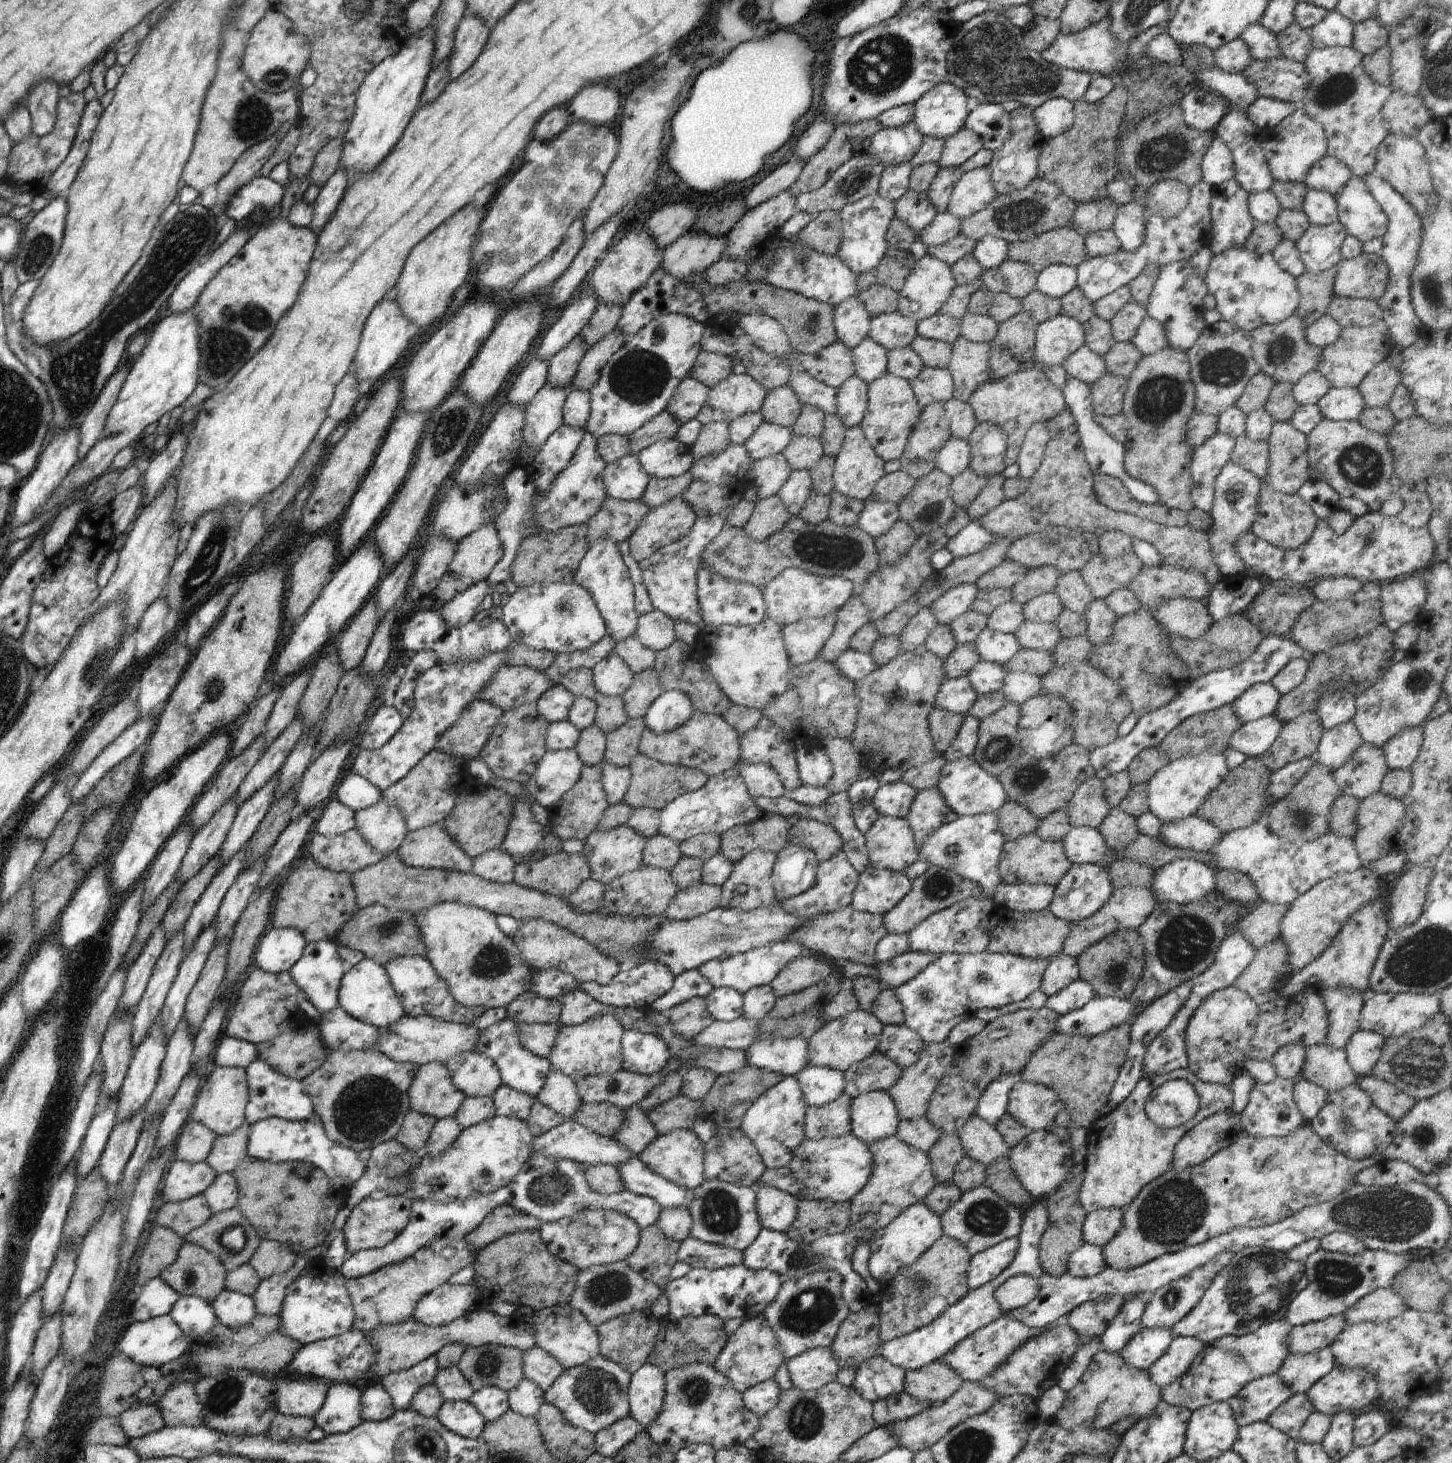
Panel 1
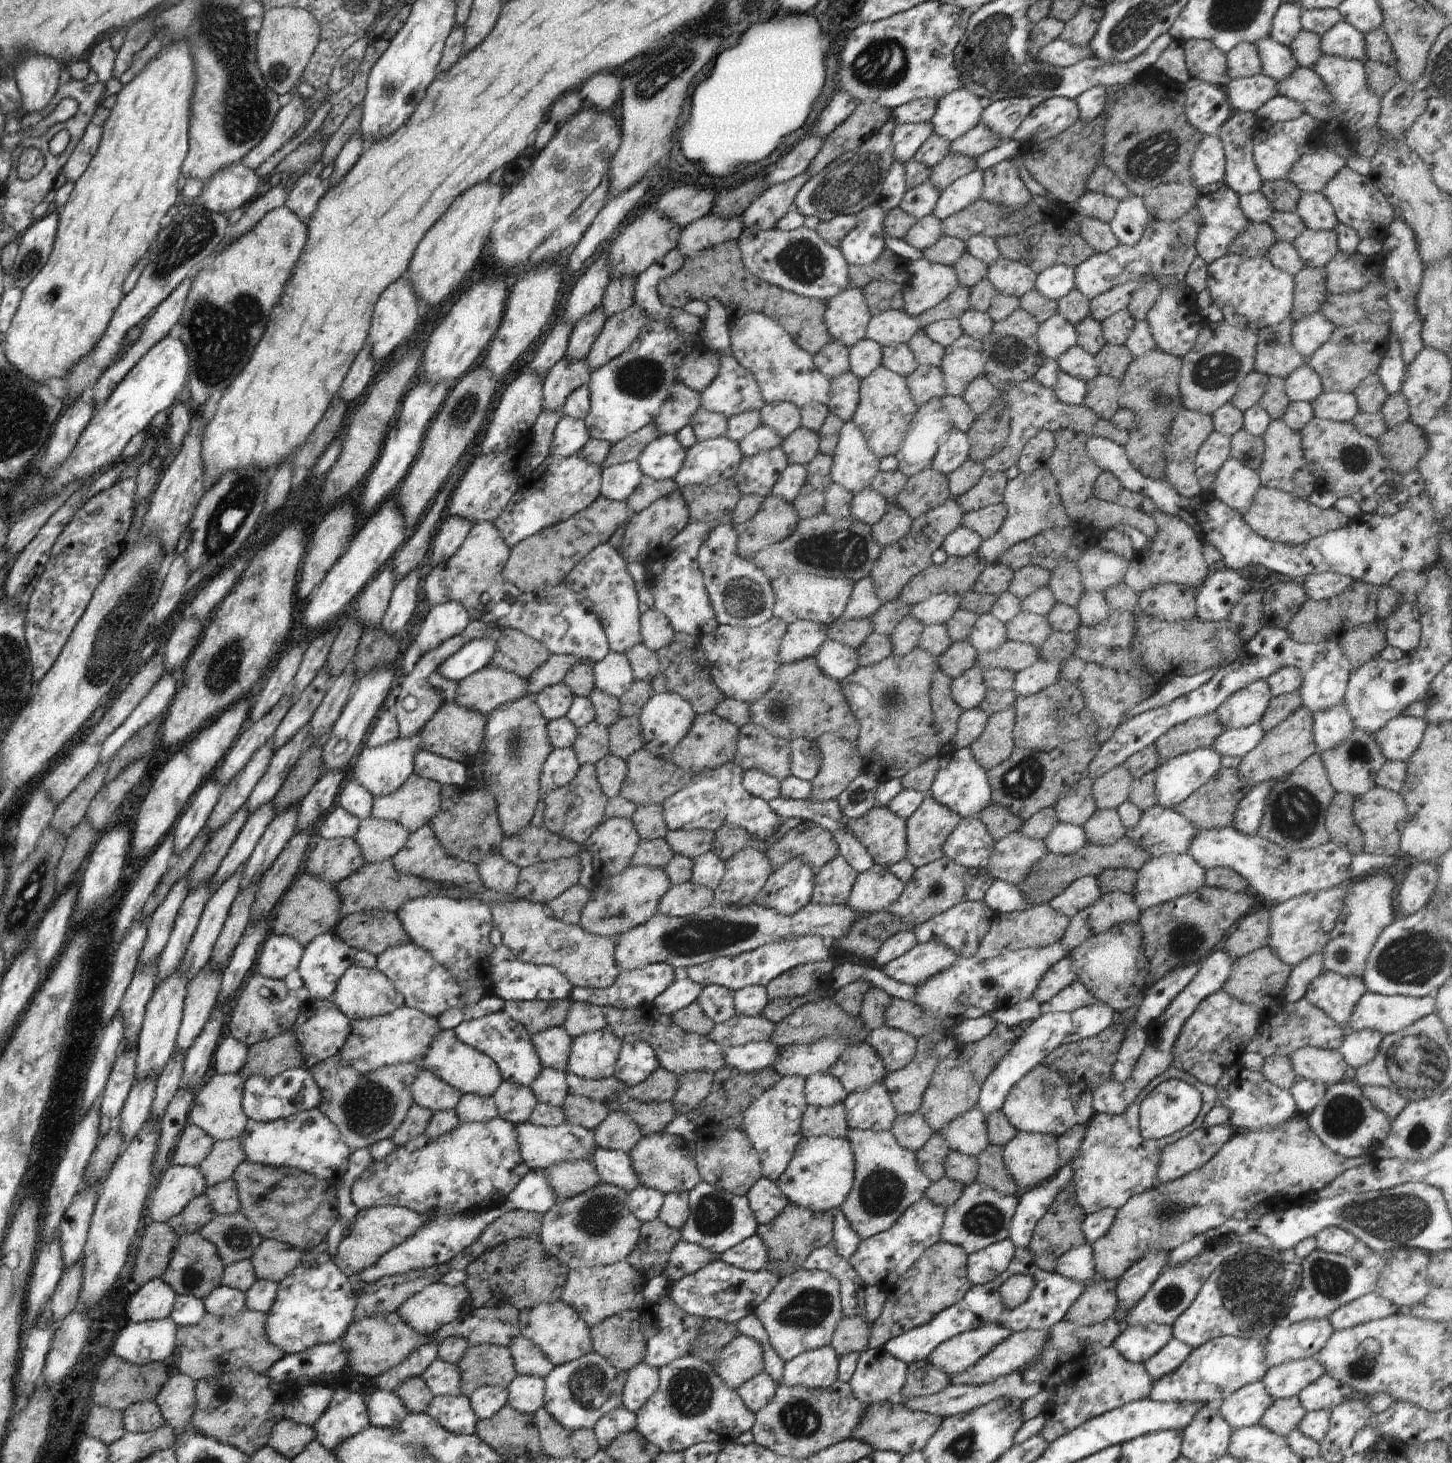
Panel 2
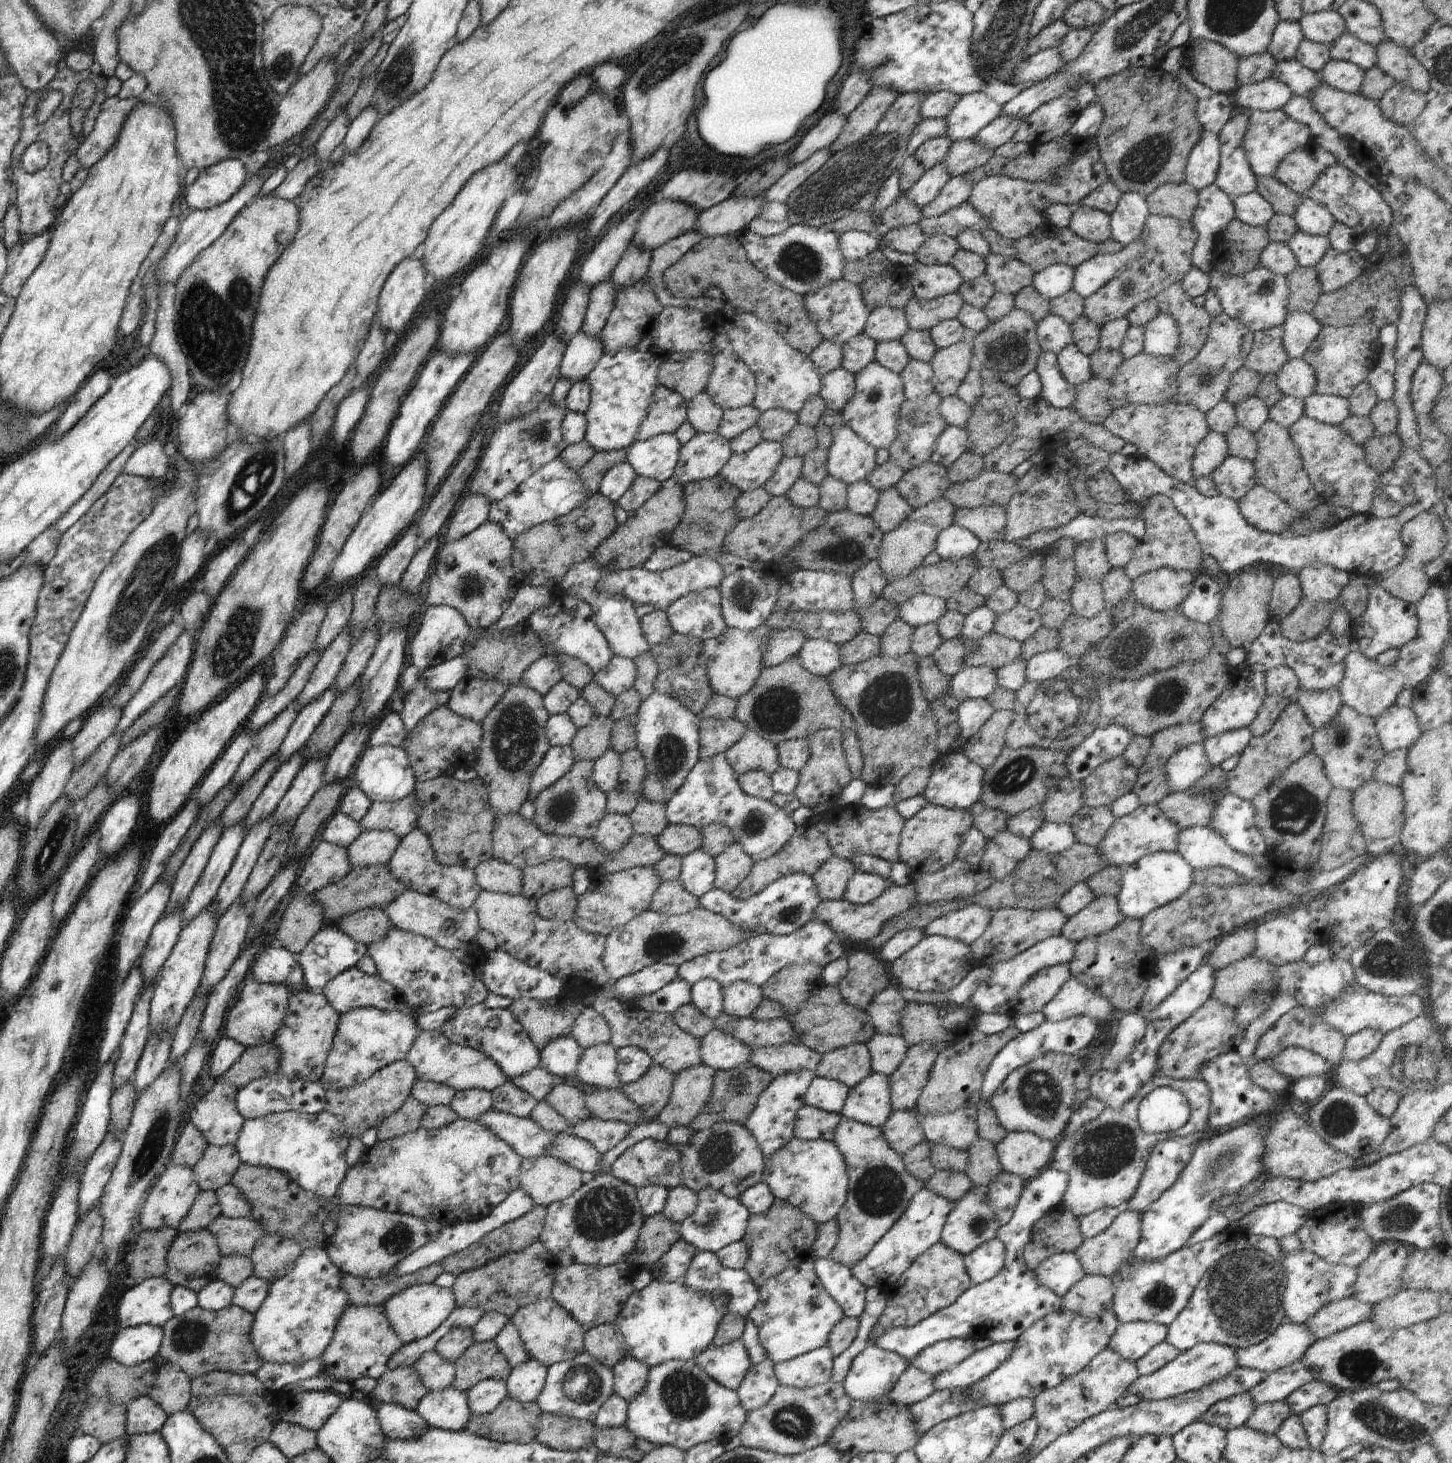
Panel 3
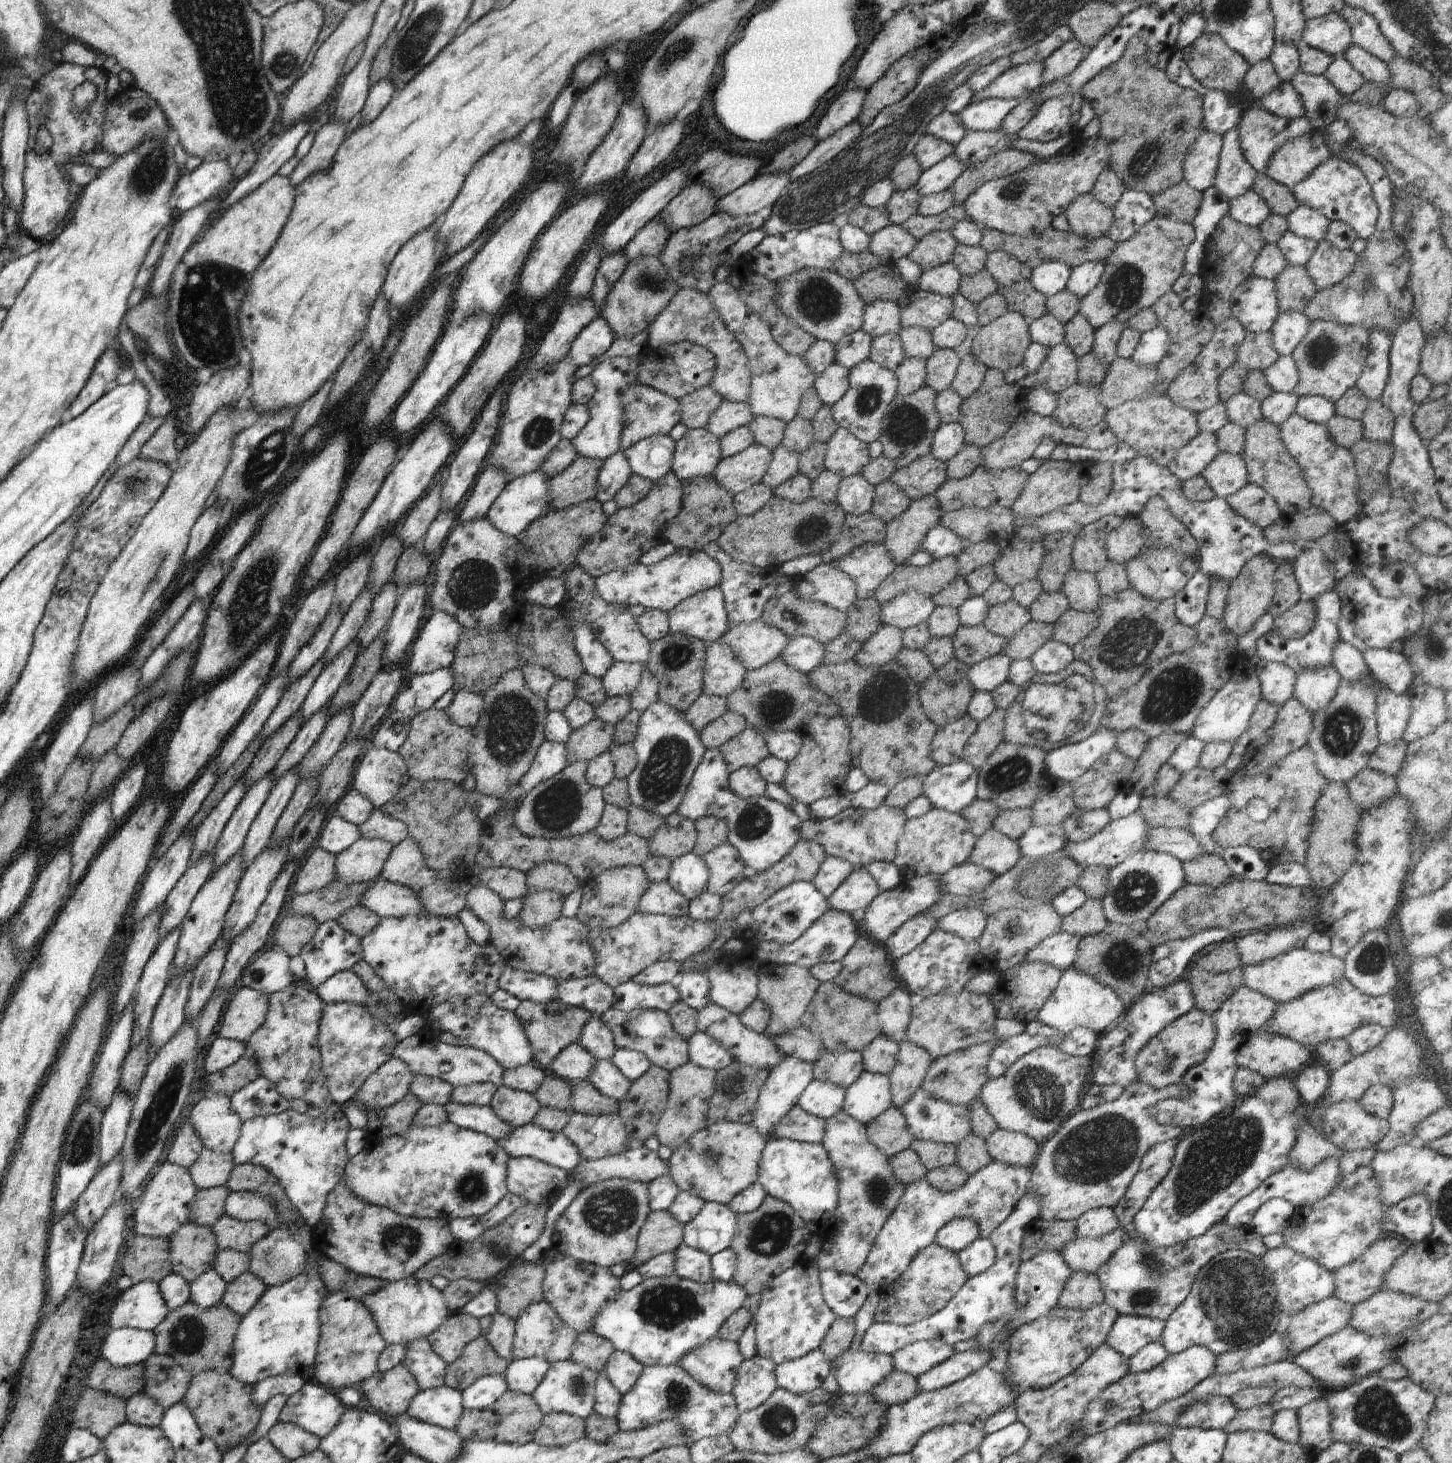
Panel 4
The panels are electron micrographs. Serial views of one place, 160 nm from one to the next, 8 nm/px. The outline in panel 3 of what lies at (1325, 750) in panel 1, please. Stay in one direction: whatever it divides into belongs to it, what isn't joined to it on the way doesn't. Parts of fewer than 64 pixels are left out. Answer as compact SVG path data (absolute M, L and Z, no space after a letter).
M1338 686L1321 691L1300 688L1296 702L1315 729L1329 725L1329 722L1337 717L1338 709L1343 705Z

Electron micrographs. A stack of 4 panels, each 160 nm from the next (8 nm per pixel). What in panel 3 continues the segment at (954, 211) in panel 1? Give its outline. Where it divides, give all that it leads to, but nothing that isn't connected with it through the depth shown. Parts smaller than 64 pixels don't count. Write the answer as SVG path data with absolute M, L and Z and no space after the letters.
M951 177L944 185L940 194L932 202L921 208L924 217L937 217L948 209L961 205L968 200L974 184L960 177Z

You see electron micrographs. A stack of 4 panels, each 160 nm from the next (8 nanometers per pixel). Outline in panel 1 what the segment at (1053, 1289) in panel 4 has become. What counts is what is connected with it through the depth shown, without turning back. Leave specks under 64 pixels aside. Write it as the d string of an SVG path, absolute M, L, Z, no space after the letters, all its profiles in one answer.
M1086 1242L1078 1250L1070 1253L1068 1260L1067 1272L1075 1277L1091 1277L1108 1268L1103 1257L1103 1247Z

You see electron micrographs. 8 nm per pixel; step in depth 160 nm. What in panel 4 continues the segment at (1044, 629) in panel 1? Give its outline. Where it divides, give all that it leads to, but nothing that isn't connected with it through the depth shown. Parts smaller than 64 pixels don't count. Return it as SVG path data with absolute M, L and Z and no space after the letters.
M1013 598L989 607L983 625L994 634L1009 639L1019 628L1032 620L1029 609Z

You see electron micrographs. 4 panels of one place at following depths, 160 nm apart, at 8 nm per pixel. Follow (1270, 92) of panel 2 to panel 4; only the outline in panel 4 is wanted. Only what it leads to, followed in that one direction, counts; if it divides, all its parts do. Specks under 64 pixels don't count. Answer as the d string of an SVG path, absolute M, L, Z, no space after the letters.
M1282 81L1271 93L1260 99L1262 106L1279 117L1295 119L1307 113L1296 89Z

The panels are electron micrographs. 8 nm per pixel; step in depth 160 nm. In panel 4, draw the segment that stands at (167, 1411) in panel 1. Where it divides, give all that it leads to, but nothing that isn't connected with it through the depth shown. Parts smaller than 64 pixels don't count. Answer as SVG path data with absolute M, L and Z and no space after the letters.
M152 1353L144 1364L144 1393L165 1409L183 1400L192 1379L191 1374L182 1370L168 1355Z

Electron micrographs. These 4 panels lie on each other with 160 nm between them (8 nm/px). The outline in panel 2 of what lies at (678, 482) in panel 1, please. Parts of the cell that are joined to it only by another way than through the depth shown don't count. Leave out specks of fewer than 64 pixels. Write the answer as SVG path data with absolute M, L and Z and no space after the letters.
M644 475L641 478L641 483L625 501L632 514L635 514L644 510L647 506L650 506L655 500L666 496L668 493L671 493L676 489L679 488L674 479L659 481Z

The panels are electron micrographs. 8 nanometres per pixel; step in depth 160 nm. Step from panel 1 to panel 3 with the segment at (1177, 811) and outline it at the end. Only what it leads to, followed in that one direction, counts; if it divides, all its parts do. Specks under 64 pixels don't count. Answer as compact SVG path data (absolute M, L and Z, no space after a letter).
M1191 744L1173 754L1164 766L1167 783L1173 792L1185 791L1212 767L1203 745Z

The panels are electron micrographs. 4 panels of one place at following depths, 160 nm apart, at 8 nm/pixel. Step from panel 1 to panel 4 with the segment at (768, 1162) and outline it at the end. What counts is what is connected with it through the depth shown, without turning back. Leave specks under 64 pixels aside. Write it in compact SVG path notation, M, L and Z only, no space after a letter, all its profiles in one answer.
M784 1057L769 1071L765 1085L760 1089L751 1122L751 1125L765 1138L765 1142L775 1138L771 1135L773 1126L780 1122L793 1106L798 1105L800 1095L813 1080L813 1064L796 1057Z

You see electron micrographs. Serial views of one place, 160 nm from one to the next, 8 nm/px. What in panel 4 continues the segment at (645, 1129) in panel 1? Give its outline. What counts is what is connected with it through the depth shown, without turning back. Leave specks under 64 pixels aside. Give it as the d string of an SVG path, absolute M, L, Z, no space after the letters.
M572 1111L561 1133L587 1161L622 1154L630 1148L625 1126L614 1113L587 1115Z

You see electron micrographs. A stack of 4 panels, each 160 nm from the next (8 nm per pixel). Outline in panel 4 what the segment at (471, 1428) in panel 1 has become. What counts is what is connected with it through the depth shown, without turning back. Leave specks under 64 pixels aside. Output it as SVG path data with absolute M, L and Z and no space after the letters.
M446 1385L419 1390L410 1401L407 1414L414 1420L455 1430L464 1410L462 1401L462 1393Z

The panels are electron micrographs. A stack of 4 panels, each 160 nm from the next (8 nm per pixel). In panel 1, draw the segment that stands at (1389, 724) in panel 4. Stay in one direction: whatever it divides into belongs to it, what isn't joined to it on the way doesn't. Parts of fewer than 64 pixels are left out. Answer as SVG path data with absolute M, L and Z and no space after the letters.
M1406 727L1389 738L1381 747L1390 769L1409 770L1423 743L1423 727Z

